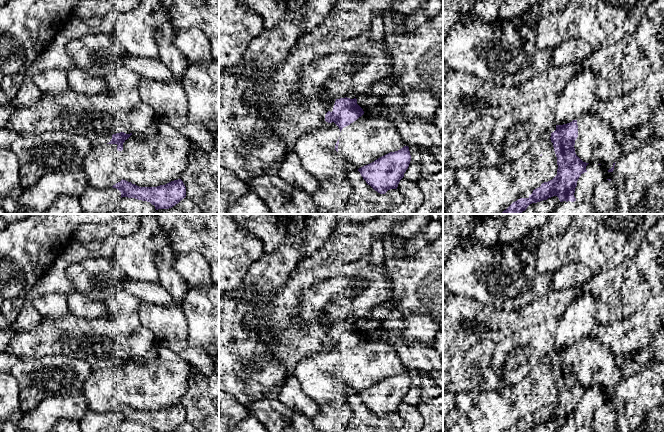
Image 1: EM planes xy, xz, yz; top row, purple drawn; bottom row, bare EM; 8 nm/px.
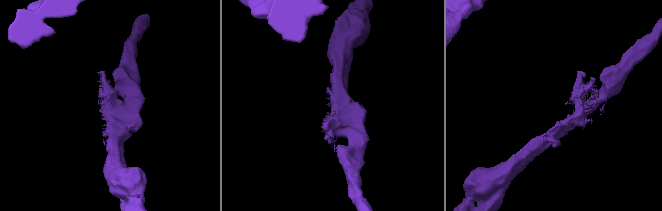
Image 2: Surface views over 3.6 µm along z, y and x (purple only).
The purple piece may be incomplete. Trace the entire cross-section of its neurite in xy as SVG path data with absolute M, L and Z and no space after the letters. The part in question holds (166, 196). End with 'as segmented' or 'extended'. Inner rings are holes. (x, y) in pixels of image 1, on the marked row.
M122 179L112 187L121 192L121 198L150 202L156 210L172 208L186 197L186 187L181 179L157 187L139 187Z; as segmented

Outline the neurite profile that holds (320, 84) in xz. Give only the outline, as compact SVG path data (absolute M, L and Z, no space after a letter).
M339 51L305 65L300 72L300 90L289 105L276 108L264 94L252 94L260 114L264 118L271 116L271 129L284 142L288 153L304 134L328 126L326 113L333 111L337 99L347 97L345 79L340 77L343 54Z

